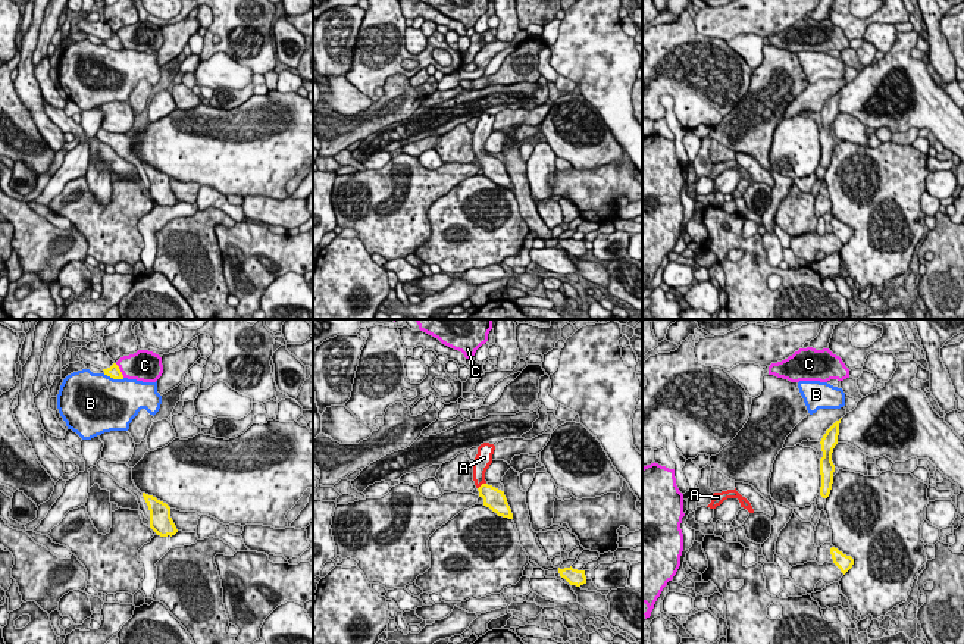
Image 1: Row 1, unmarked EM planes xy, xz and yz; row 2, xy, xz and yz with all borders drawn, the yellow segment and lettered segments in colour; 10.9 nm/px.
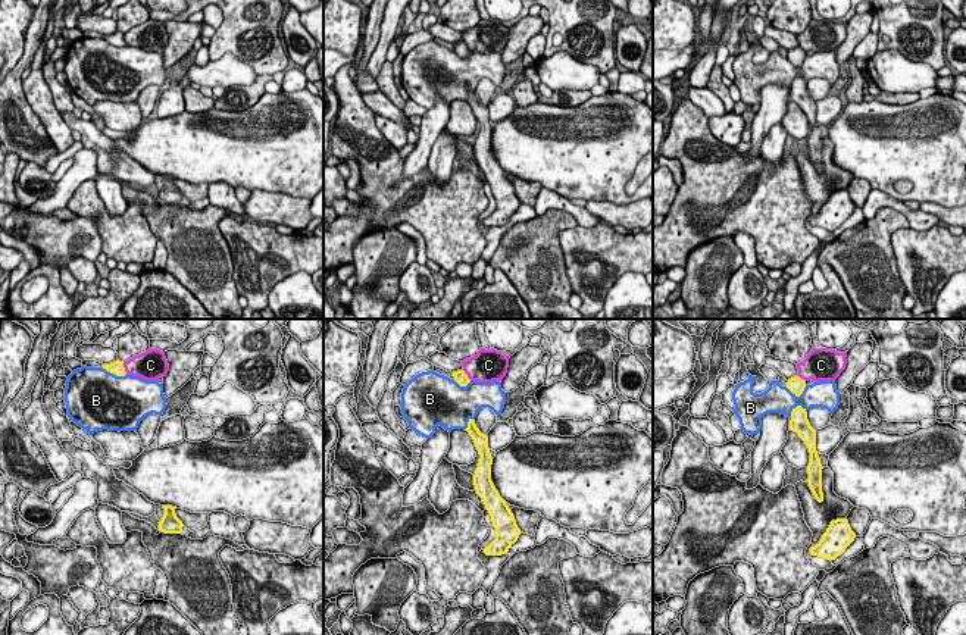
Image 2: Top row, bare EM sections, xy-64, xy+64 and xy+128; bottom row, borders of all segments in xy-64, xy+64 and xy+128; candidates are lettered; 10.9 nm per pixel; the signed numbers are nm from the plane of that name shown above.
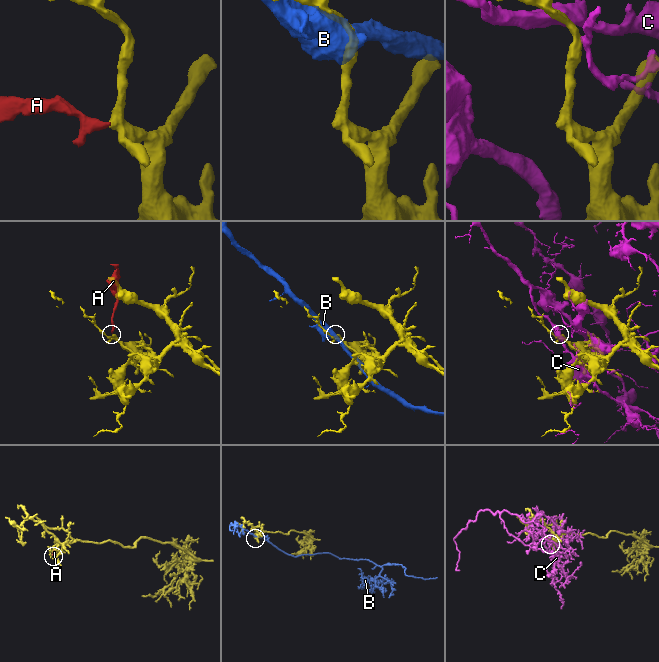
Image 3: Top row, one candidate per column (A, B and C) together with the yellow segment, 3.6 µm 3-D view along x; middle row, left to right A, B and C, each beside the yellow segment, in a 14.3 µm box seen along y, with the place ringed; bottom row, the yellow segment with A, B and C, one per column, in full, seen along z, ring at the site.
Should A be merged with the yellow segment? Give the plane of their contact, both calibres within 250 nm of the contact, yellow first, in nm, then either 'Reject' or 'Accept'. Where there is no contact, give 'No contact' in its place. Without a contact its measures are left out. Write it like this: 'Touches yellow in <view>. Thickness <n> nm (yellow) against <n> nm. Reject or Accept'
Touches yellow in xz. Thickness 240 nm (yellow) against 180 nm. Accept

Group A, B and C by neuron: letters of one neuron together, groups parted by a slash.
A / B / C

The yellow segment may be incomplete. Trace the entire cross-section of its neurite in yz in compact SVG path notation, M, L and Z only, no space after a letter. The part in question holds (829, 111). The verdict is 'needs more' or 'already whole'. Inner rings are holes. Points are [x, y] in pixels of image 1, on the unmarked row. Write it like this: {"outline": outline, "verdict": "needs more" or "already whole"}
{"outline": "M841 90L836 91L823 106L820 115L823 128L820 129L820 146L821 146L821 157L820 157L820 166L823 169L827 169L832 160L833 154L833 143L835 135L832 132L832 124L835 116L838 115L838 106L839 106L839 94Z", "verdict": "already whole"}

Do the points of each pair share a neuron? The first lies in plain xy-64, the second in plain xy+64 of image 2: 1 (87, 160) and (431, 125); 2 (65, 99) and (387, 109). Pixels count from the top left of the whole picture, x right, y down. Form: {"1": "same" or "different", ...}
{"1": "same", "2": "different"}

